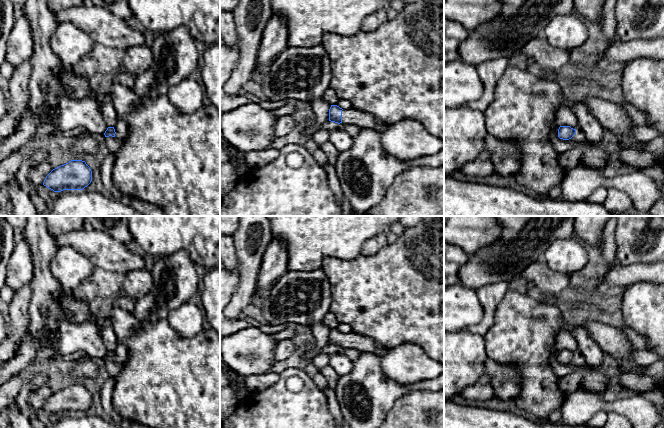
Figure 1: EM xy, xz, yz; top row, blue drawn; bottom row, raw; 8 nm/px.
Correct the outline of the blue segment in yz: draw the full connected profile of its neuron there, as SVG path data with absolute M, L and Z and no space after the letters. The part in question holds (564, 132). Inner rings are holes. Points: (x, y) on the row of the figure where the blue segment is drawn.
M560 126L558 129L558 137L563 140L569 140L576 134L576 129L570 126Z

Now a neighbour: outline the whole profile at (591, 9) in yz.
M574 0L574 9L580 17L596 21L603 13L606 0Z

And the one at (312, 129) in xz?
M328 120L321 126L319 126L317 124L313 124L313 125L310 125L307 127L301 127L301 133L302 133L302 135L312 136L313 134L315 134L316 132L318 132L322 129L328 129L330 131L334 130L334 129L344 130L344 128L340 124L331 122Z

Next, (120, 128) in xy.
M119 120L118 123L114 126L114 129L116 132L115 137L117 139L123 140L127 132L126 123L123 120Z

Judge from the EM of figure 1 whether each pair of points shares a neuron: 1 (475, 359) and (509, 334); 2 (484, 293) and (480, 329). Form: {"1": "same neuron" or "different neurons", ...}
{"1": "different neurons", "2": "same neuron"}

